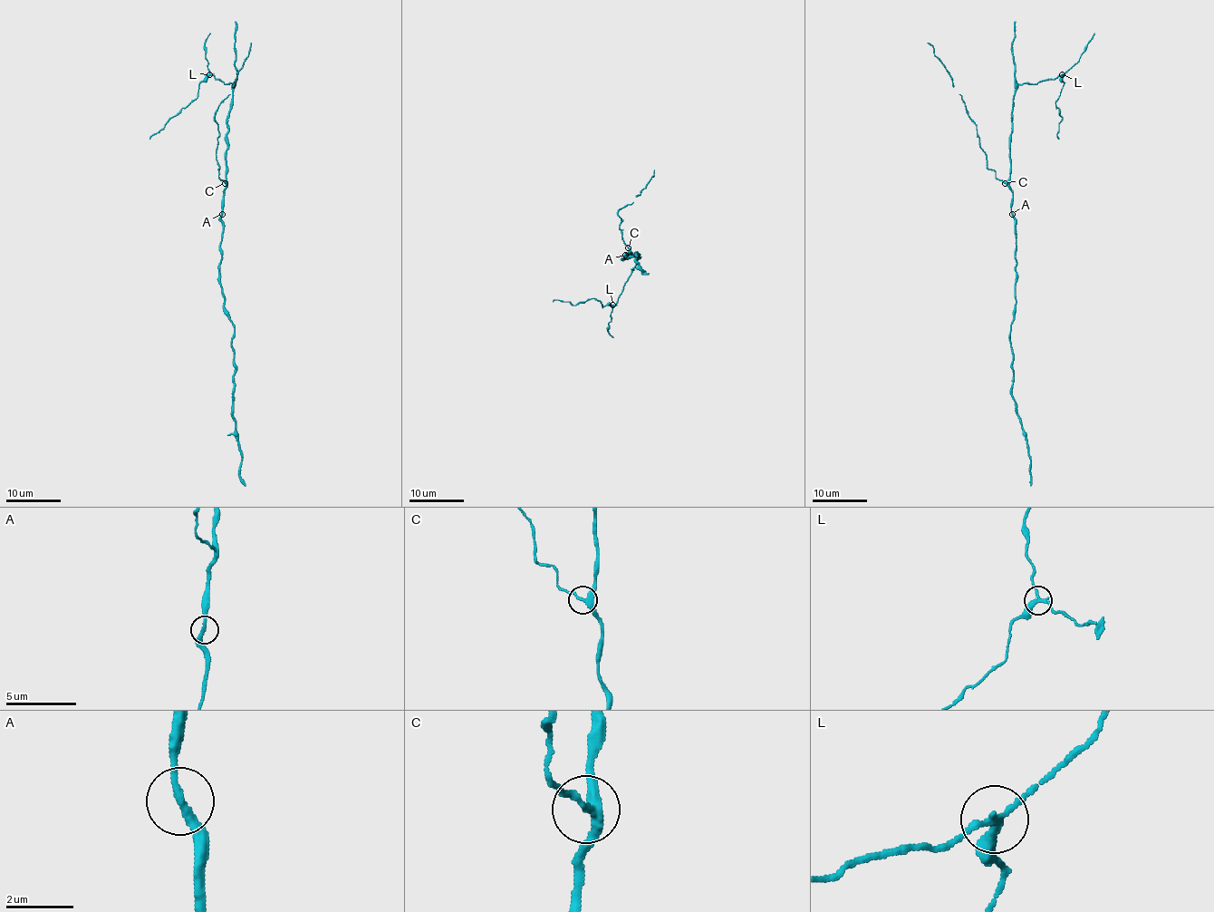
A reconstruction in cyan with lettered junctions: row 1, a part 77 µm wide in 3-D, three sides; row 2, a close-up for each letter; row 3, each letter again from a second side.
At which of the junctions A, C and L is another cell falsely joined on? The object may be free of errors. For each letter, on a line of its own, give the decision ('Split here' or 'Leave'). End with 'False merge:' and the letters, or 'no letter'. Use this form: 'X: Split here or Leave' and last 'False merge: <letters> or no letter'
A: Leave
C: Leave
L: Split here
False merge: L

